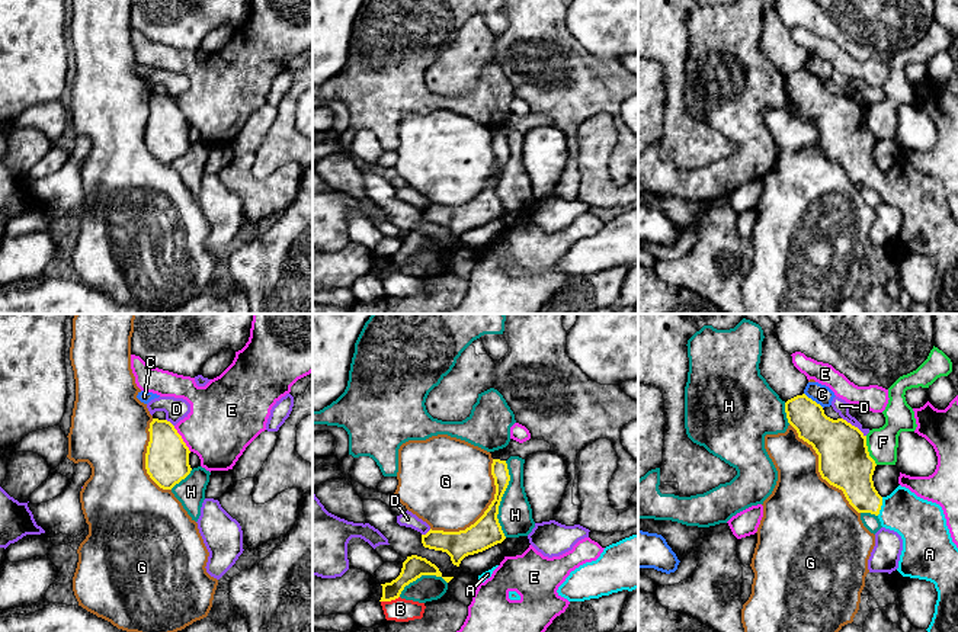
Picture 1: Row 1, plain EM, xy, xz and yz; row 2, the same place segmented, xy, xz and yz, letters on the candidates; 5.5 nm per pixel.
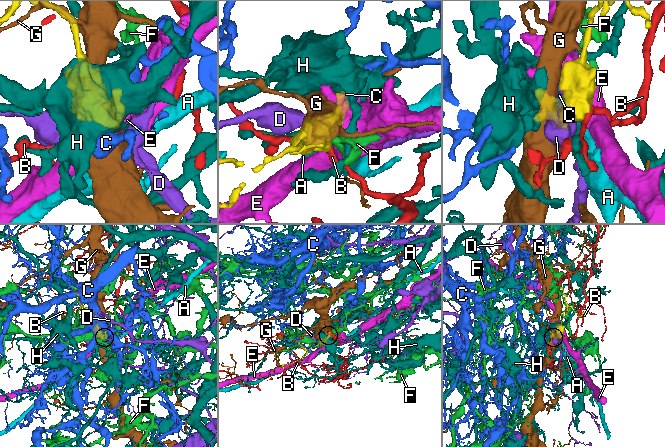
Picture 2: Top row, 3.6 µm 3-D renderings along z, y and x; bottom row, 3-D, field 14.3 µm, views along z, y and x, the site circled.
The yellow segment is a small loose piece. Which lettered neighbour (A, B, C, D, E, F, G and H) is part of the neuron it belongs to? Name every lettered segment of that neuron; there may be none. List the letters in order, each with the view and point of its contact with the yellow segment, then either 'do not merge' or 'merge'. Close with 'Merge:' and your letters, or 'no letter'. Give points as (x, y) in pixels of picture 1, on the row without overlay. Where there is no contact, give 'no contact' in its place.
A: meets yellow in yz at (881, 179); merge
B: meets yellow in xz at (390, 275); do not merge
C: meets yellow in yz at (814, 76); do not merge
D: meets yellow in yz at (854, 100); do not merge
E: meets yellow in xy at (182, 114); do not merge
F: meets yellow in yz at (867, 125); do not merge
G: meets yellow in xz at (484, 186); do not merge
H: meets yellow in xz at (500, 173); do not merge
Merge: A

